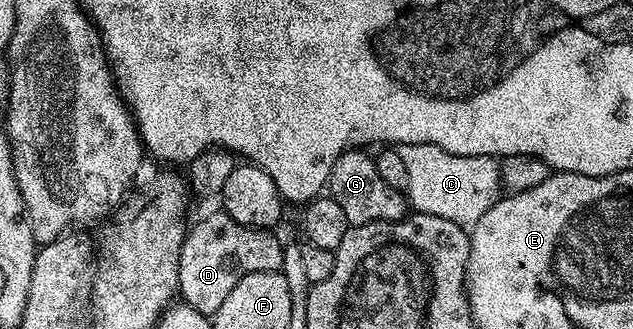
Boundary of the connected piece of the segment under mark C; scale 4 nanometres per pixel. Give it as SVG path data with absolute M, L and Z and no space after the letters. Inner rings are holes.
M399 144L396 145L399 158L403 158L403 167L407 170L407 186L403 189L407 204L413 212L435 214L435 218L447 218L463 229L477 224L487 210L500 200L502 189L502 165L491 156L460 156L451 154L434 144Z

